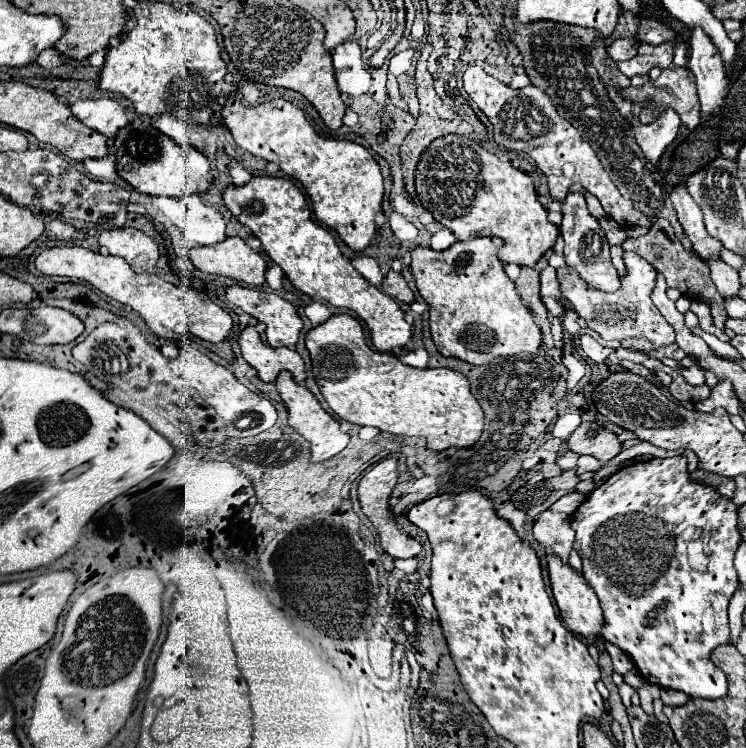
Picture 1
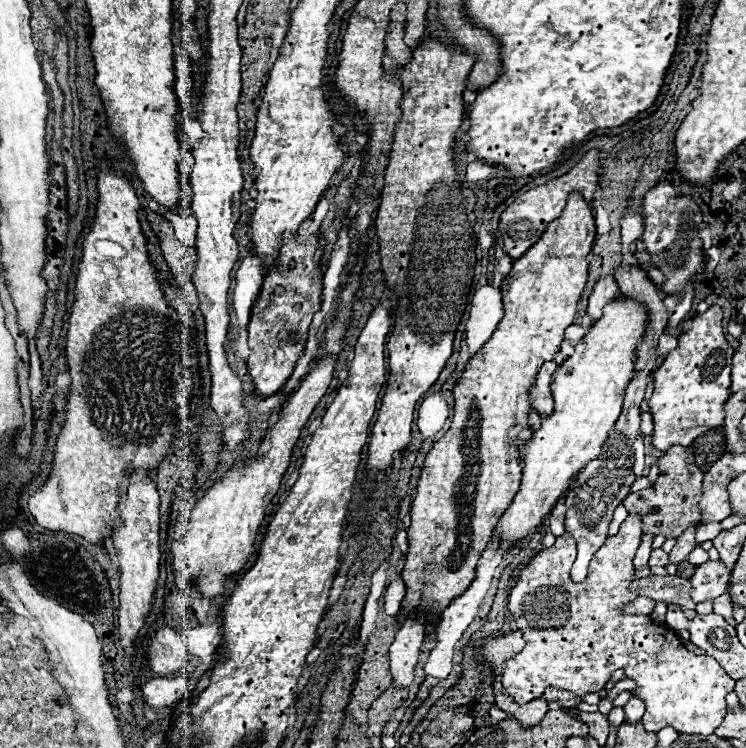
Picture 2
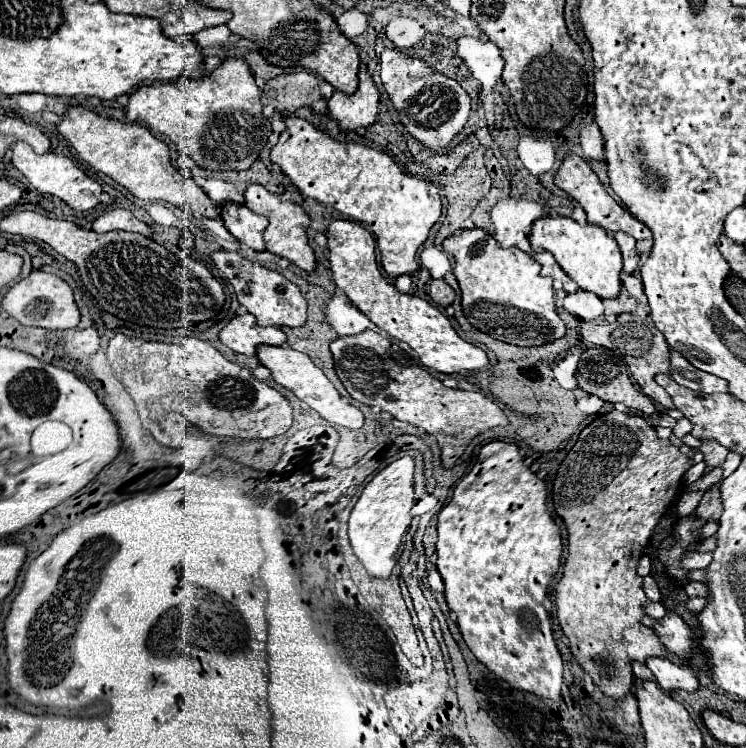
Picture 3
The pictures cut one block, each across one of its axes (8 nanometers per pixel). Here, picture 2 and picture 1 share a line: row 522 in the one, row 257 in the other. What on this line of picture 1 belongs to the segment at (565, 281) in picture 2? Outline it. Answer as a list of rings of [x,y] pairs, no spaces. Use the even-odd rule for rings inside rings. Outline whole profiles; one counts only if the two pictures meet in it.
[[[478,236],[464,242],[454,242],[450,248],[436,252],[432,248],[414,248],[412,250],[412,274],[420,296],[430,306],[430,334],[438,352],[446,358],[458,358],[472,366],[482,366],[500,356],[514,354],[534,354],[542,344],[542,332],[536,326],[532,314],[522,306],[520,296],[516,294],[514,282],[506,276],[502,262],[496,252],[504,242],[492,236]]]

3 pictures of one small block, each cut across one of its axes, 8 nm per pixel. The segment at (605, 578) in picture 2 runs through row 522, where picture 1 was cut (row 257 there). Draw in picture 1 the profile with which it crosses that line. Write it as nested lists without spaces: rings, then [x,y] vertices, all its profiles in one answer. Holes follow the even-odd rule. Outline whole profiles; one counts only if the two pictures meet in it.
[[[624,252],[624,264],[626,264],[626,276],[620,280],[620,288],[612,294],[598,292],[590,288],[574,268],[564,266],[556,270],[556,278],[560,284],[560,294],[568,302],[570,310],[574,310],[580,318],[586,320],[588,328],[598,332],[604,340],[626,340],[634,336],[644,336],[654,342],[656,348],[668,346],[674,342],[674,330],[670,324],[662,318],[658,308],[654,308],[650,294],[656,284],[656,268],[648,264],[644,258],[640,258],[634,252]]]

